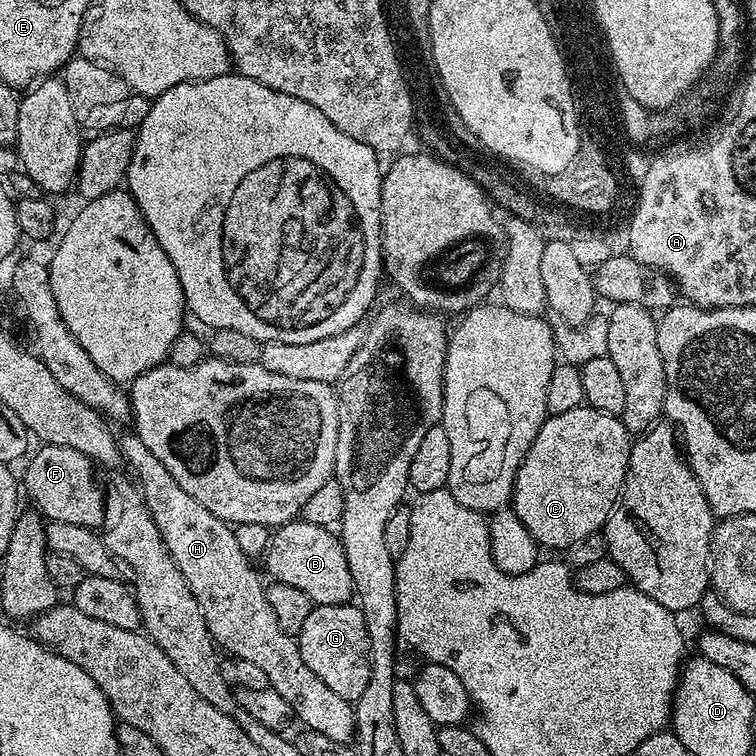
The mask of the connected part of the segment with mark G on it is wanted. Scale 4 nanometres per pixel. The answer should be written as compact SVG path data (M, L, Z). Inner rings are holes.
M355 603L346 604L317 604L310 610L306 623L298 633L298 643L302 662L334 690L334 694L347 700L355 701L366 690L366 682L370 682L370 658L368 657L368 635L366 634L366 622L362 618L362 610Z

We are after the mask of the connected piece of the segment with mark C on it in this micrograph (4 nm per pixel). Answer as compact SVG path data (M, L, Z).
M587 406L548 416L538 430L538 438L530 442L530 450L526 450L526 458L522 458L518 466L512 487L511 512L519 518L522 526L526 526L526 530L530 530L537 545L543 547L545 544L548 548L566 550L582 538L597 535L620 498L631 449L630 433L618 416Z

